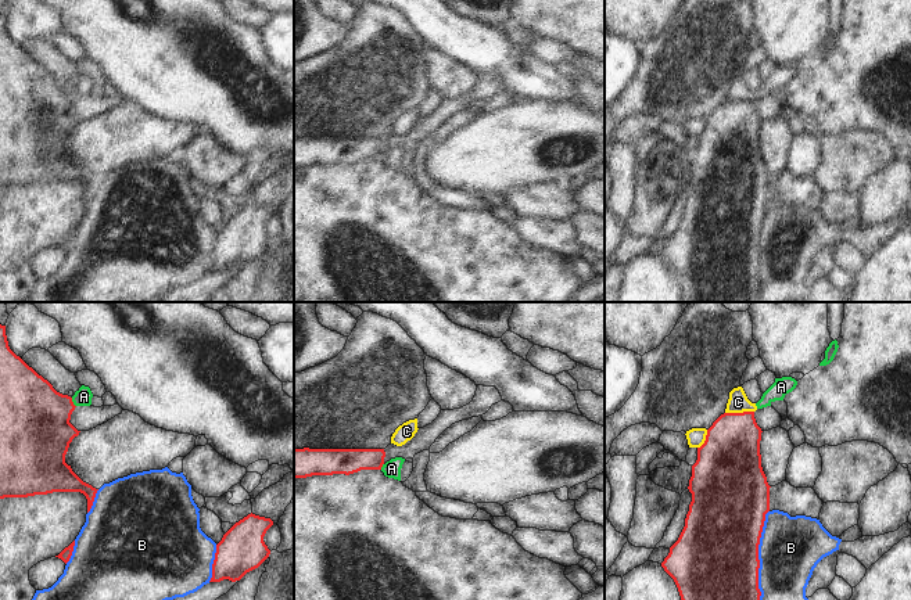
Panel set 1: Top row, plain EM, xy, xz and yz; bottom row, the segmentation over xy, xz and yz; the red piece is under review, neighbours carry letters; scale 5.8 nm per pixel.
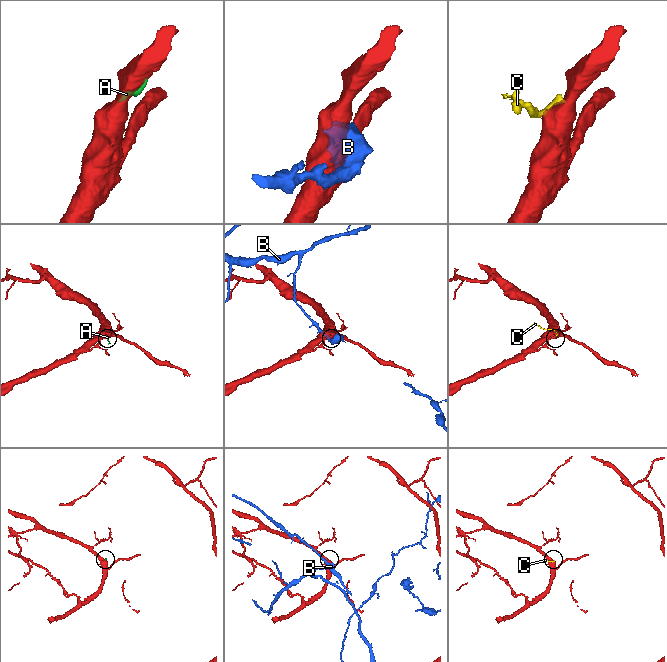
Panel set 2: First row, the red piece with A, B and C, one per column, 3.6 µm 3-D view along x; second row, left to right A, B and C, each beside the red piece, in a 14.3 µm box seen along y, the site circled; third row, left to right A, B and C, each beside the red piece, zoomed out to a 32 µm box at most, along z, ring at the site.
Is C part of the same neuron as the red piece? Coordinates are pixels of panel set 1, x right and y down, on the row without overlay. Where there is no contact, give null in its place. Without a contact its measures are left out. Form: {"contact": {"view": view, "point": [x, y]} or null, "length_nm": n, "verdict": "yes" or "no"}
{"contact": {"view": "yz", "point": [739, 103]}, "length_nm": 170, "verdict": "no"}

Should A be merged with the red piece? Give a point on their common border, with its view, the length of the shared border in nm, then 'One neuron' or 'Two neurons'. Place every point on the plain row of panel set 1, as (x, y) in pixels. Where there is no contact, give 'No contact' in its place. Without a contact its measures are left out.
Touches red at xy (72, 92). Shared border 60 nm. Two neurons.

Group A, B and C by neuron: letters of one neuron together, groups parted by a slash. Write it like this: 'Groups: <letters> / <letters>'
Groups: A C / B.

